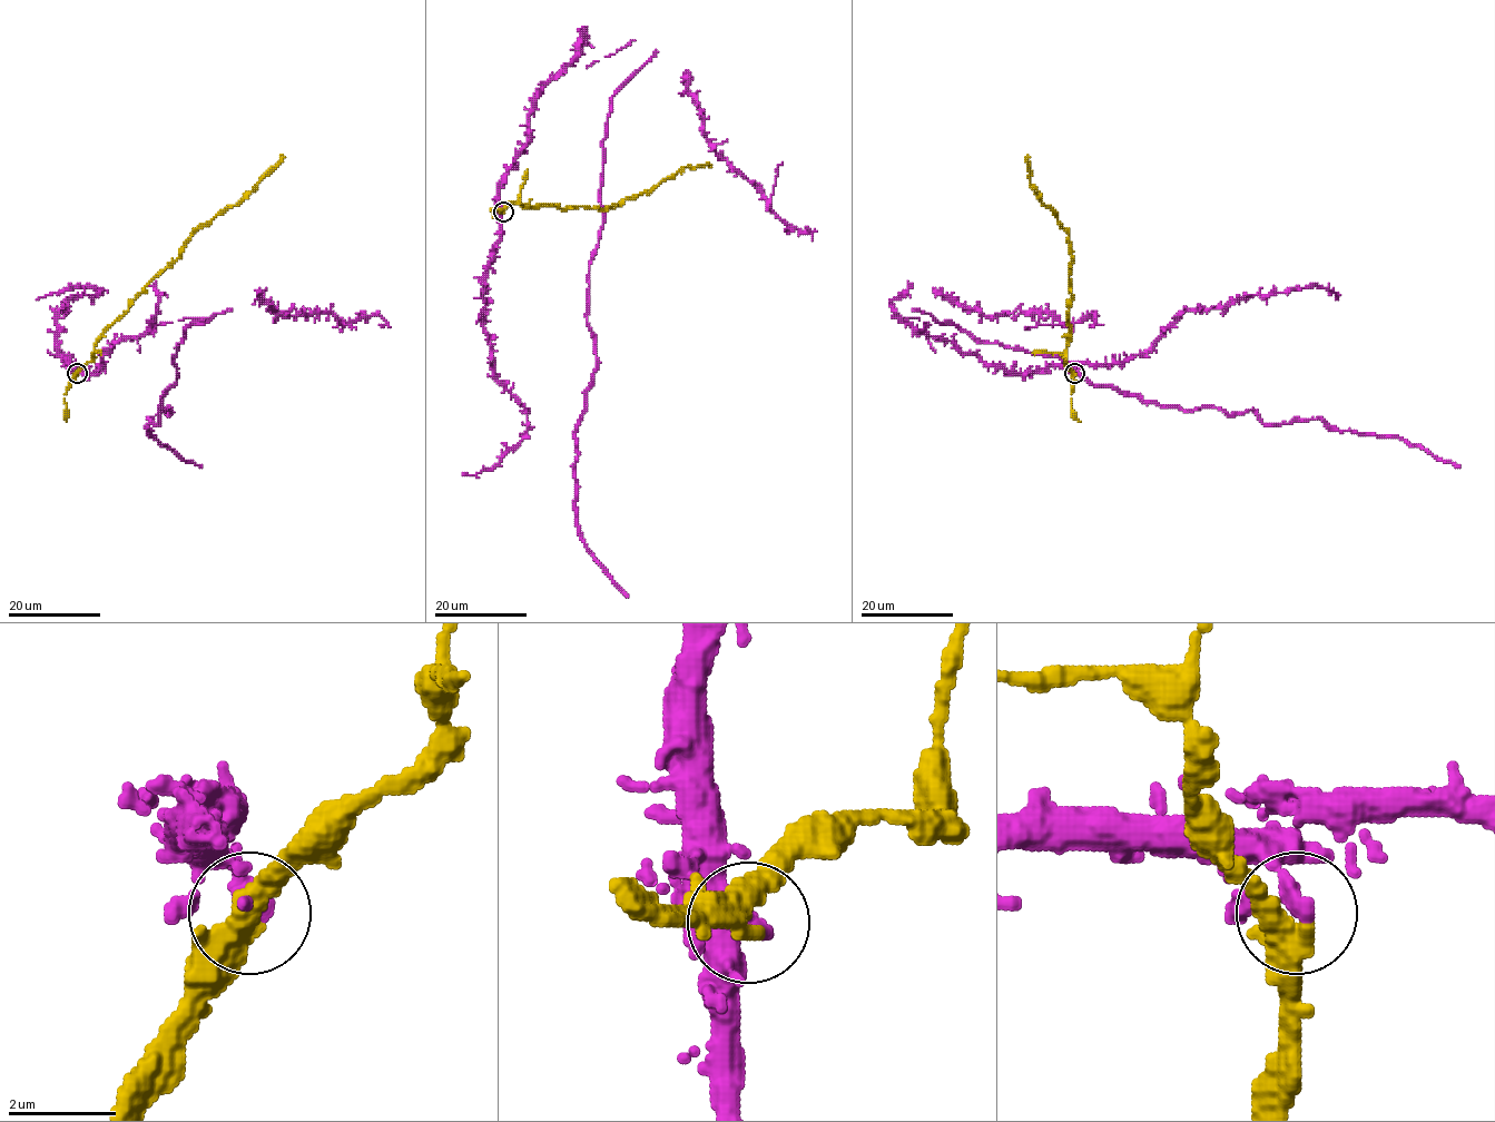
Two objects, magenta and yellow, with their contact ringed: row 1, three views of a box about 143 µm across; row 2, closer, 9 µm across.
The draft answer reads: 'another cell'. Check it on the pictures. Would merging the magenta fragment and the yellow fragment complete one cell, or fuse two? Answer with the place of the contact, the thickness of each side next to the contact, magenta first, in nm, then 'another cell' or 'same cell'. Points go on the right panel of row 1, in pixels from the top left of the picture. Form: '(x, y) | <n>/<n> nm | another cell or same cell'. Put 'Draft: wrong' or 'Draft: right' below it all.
(1074, 373) | 400/380 nm | another cell
Draft: right

